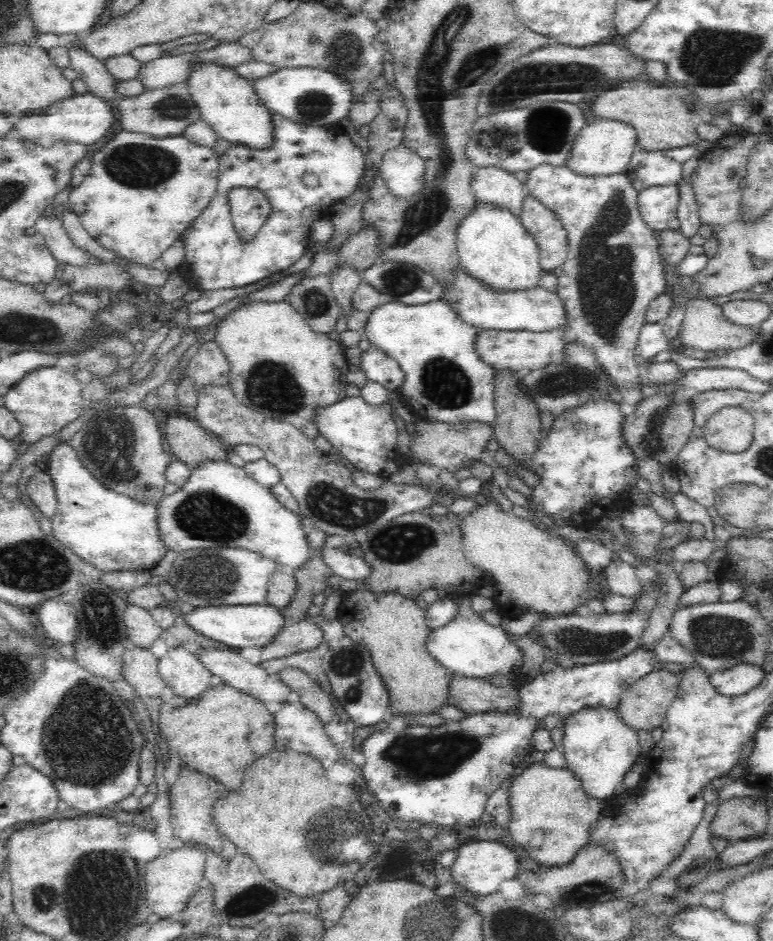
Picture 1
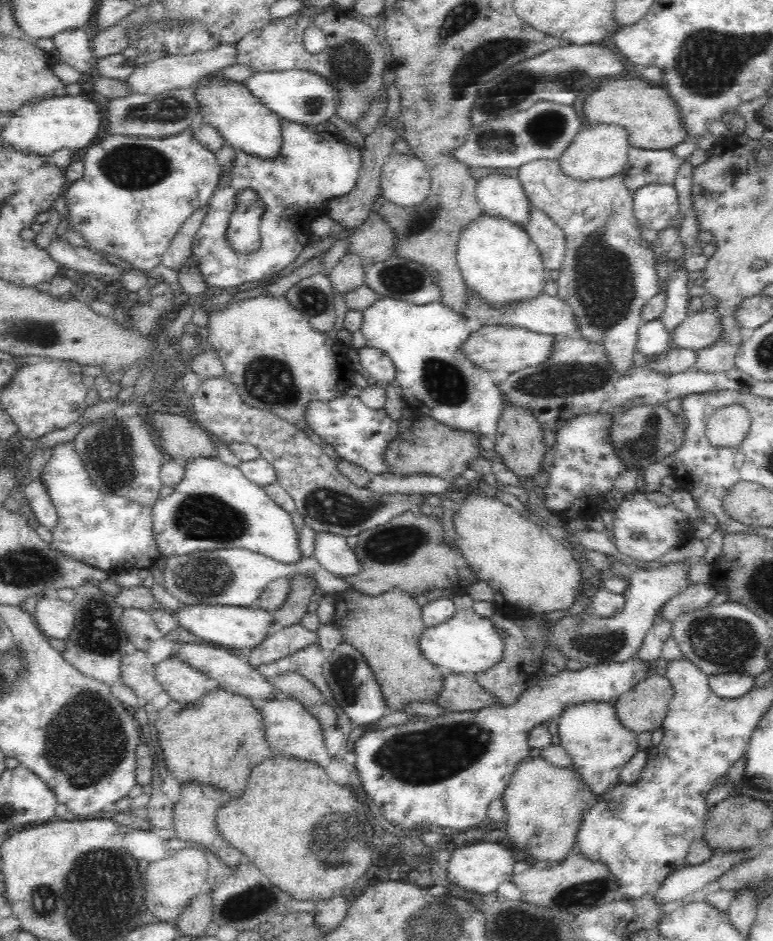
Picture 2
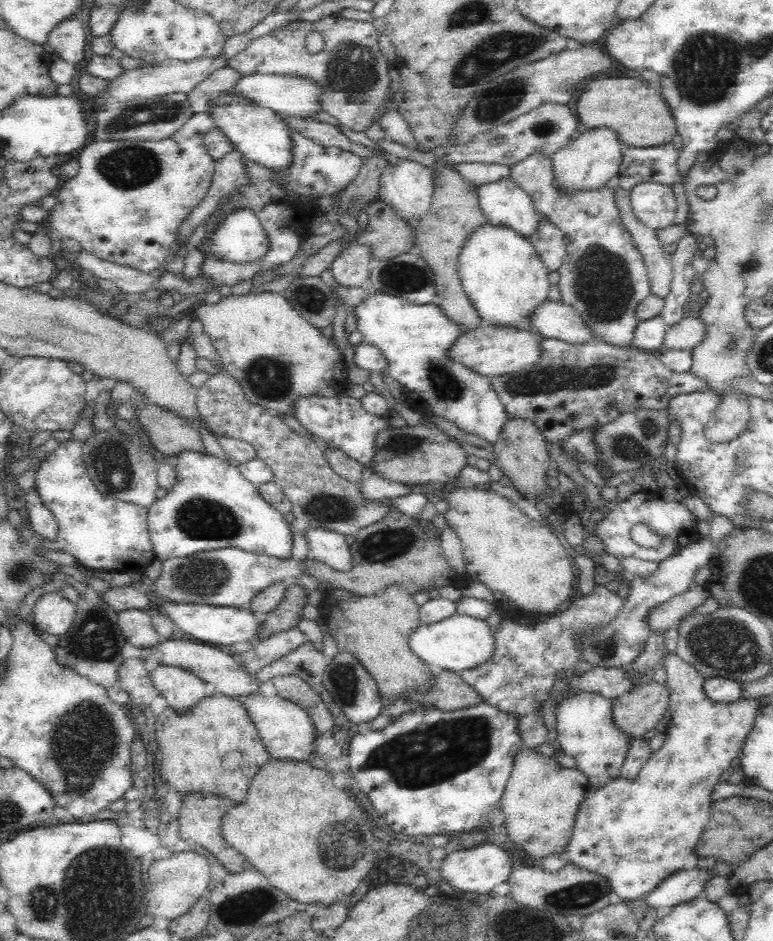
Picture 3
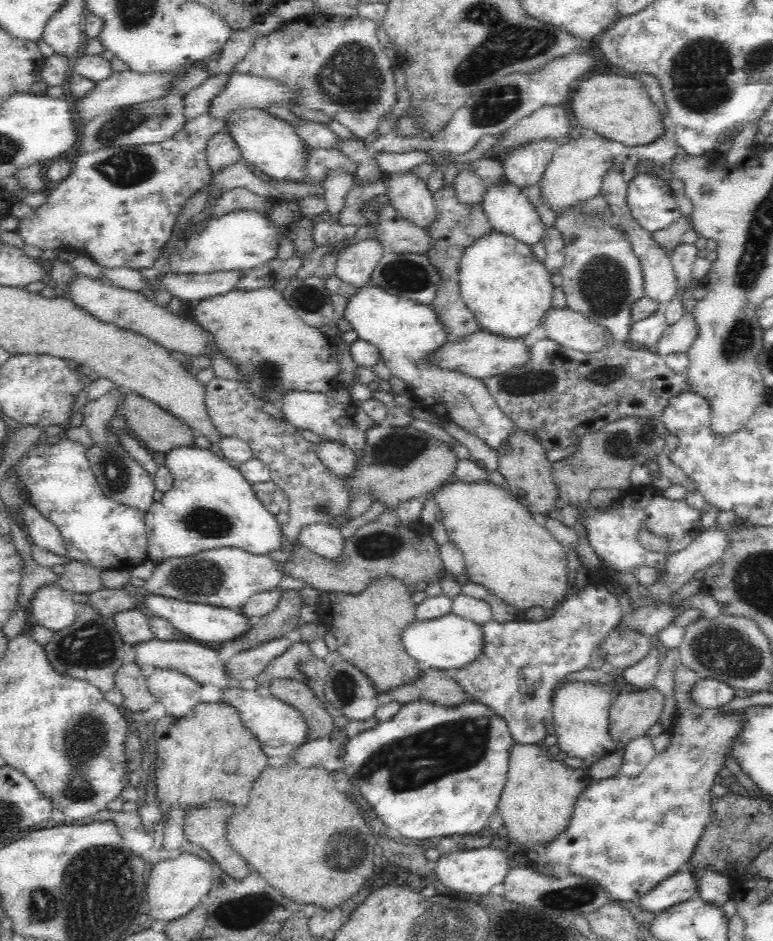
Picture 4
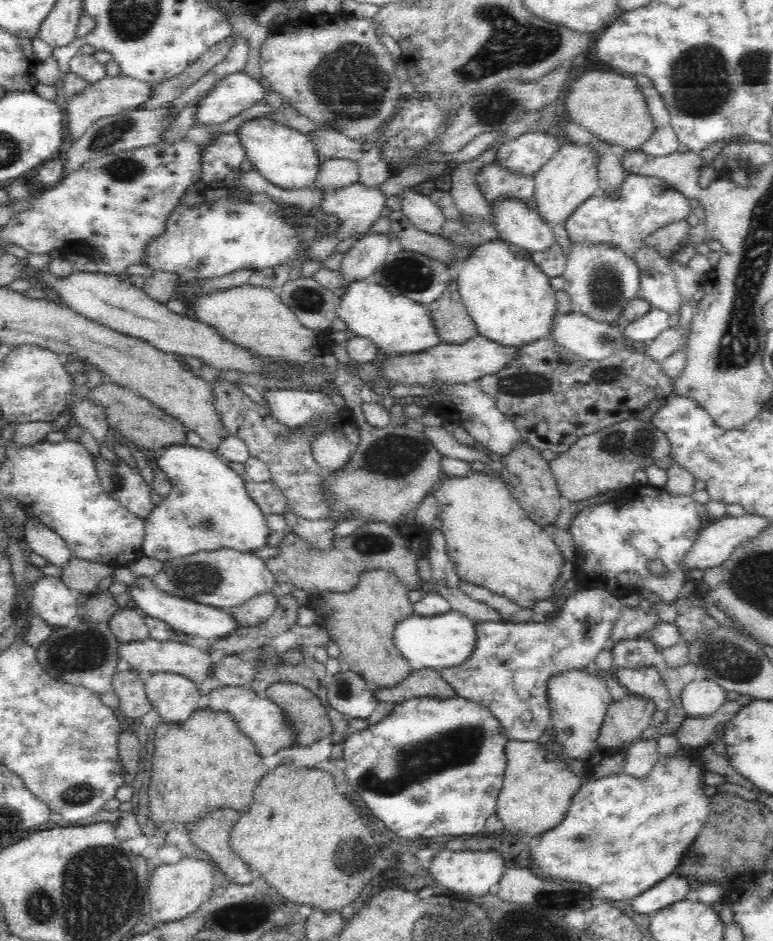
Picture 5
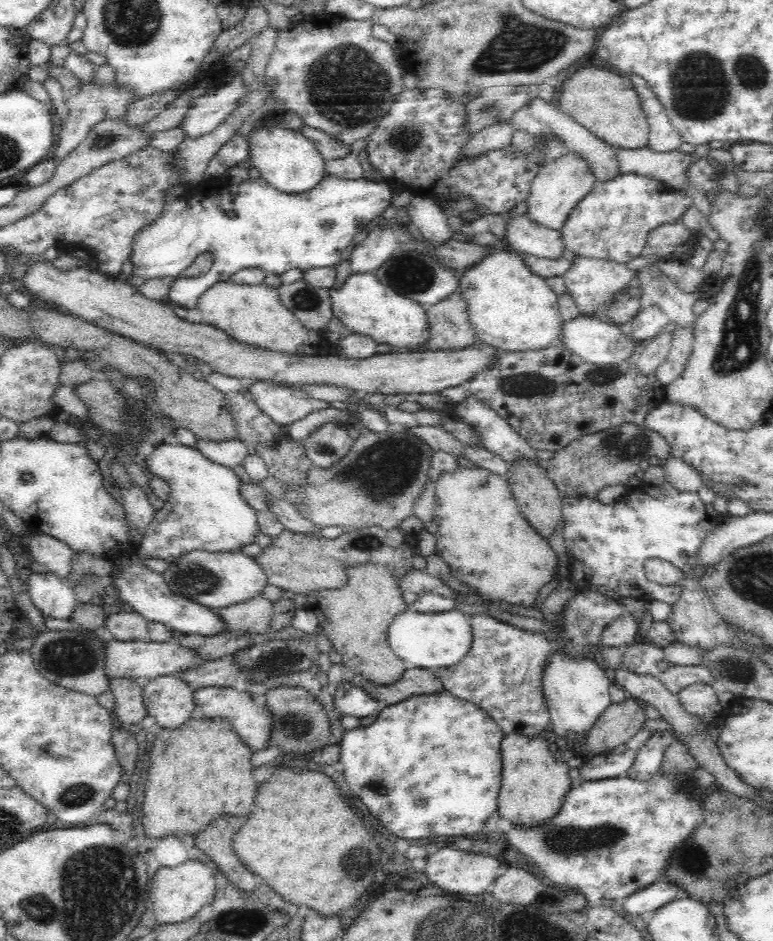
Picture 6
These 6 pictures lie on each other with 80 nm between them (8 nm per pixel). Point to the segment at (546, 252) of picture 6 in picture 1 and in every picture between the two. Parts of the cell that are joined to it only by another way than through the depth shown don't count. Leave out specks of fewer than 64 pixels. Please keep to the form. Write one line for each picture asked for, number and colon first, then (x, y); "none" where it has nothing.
1: (492, 186)
2: (499, 195)
3: (505, 204)
4: (511, 212)
5: (518, 223)

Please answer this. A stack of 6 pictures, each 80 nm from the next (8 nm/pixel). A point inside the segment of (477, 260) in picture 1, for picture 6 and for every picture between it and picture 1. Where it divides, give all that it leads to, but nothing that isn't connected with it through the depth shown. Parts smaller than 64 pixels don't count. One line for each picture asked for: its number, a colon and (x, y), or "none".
2: (498, 261)
3: (500, 271)
4: (509, 291)
5: (509, 300)
6: (511, 310)

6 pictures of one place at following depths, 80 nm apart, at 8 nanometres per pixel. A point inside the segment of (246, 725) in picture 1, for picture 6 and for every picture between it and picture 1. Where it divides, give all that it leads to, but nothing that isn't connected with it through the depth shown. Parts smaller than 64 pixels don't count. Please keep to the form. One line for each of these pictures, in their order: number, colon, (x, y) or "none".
2: (217, 740)
3: (196, 747)
4: (208, 755)
5: (204, 763)
6: (201, 770)

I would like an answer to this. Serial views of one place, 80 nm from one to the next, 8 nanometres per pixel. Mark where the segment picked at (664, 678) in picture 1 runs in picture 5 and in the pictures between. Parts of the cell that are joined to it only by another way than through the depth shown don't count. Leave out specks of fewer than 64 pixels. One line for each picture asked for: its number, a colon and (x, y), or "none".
2: (644, 707)
3: (636, 712)
4: (632, 713)
5: (624, 720)

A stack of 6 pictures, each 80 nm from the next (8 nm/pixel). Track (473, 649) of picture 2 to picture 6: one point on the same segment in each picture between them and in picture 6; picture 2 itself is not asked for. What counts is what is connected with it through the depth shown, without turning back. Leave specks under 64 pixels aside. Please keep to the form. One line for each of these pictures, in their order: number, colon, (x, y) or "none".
3: (458, 642)
4: (449, 642)
5: (437, 642)
6: (423, 640)

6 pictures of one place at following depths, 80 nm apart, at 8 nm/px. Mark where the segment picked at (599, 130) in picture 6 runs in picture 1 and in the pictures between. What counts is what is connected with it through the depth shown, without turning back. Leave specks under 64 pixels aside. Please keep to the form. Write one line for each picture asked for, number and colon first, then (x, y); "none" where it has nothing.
1: (660, 118)
2: (649, 115)
3: (638, 114)
4: (619, 109)
5: (611, 107)

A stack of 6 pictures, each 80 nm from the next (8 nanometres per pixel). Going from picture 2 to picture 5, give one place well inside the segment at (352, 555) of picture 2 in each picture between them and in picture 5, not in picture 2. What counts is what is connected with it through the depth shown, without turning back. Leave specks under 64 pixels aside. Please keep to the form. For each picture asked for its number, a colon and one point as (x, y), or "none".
3: (326, 545)
4: (324, 539)
5: (318, 533)

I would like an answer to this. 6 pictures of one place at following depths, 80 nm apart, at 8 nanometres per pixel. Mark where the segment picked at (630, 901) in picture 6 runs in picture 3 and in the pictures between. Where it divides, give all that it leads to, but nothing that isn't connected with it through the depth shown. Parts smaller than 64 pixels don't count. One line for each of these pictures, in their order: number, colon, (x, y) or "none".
3: (683, 885)
4: (678, 887)
5: (673, 888)

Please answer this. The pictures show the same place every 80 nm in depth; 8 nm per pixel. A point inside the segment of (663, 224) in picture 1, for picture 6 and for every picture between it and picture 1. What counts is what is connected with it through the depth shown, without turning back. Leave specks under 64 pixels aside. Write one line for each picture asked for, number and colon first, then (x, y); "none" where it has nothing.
2: (654, 205)
3: (654, 205)
4: (650, 200)
5: (623, 219)
6: (612, 222)

